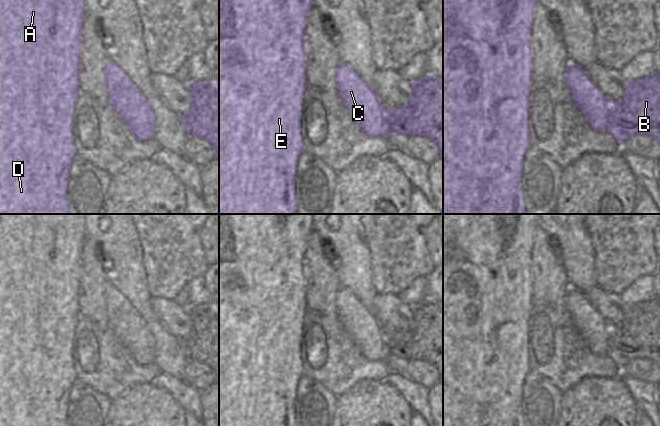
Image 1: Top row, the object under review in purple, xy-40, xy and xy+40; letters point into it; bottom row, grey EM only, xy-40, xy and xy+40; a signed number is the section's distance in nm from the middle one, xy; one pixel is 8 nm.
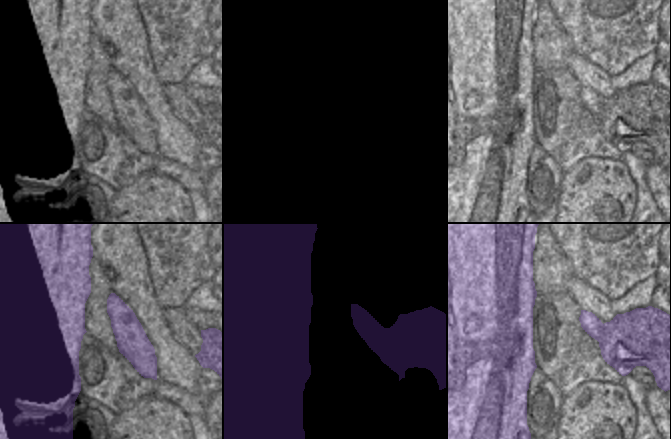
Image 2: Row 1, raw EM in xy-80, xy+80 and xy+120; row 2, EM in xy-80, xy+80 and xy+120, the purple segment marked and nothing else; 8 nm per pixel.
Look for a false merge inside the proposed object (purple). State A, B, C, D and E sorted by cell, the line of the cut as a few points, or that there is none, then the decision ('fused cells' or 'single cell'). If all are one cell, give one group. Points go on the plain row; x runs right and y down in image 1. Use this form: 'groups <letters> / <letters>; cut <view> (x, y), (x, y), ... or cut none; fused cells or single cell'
groups A C D E / B; cut xy+40 (609, 325), (609, 341), (606, 354); fused cells

